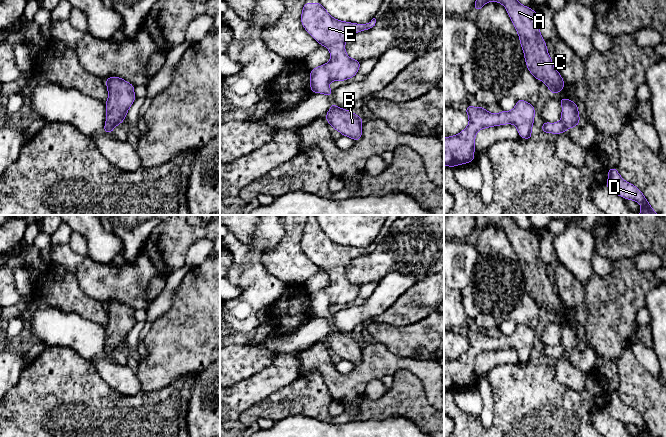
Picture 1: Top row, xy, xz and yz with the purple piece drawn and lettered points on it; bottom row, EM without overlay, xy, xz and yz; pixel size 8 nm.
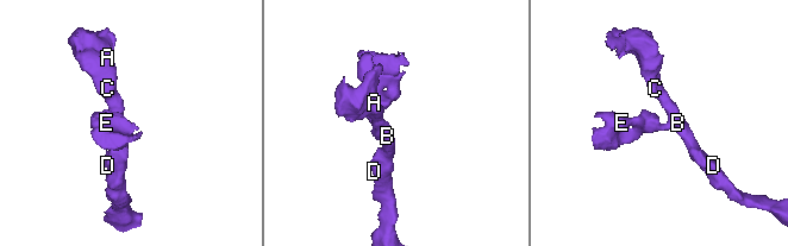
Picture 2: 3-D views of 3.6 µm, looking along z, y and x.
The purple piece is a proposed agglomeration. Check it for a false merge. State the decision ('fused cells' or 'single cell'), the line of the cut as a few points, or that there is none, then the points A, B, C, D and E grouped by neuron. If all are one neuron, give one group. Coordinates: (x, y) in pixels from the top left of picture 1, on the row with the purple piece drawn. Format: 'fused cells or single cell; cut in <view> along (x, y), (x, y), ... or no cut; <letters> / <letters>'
fused cells; cut in xy along (106, 121), (115, 125); A B C D / E

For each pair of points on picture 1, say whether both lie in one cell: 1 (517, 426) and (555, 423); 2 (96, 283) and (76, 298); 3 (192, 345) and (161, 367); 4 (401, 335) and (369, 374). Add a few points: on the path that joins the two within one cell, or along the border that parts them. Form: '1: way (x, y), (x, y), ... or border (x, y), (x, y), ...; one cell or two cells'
1: way (526, 426), (546, 426); one cell
2: border (69, 273), (86, 294), (103, 304); two cells
3: way (184, 345), (169, 359); one cell
4: border (377, 341), (396, 354), (406, 355), (411, 358); two cells

